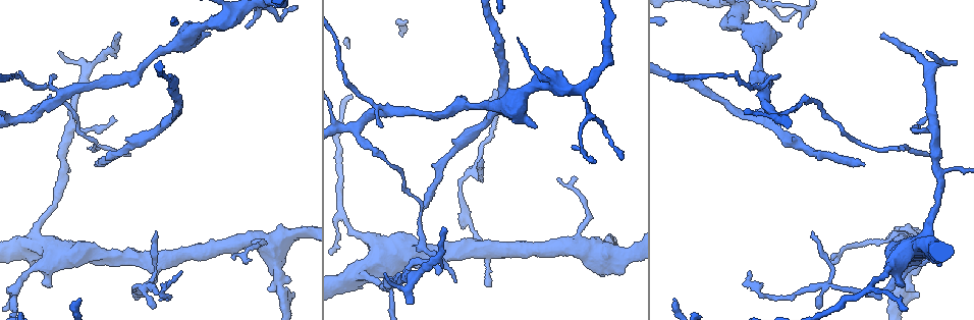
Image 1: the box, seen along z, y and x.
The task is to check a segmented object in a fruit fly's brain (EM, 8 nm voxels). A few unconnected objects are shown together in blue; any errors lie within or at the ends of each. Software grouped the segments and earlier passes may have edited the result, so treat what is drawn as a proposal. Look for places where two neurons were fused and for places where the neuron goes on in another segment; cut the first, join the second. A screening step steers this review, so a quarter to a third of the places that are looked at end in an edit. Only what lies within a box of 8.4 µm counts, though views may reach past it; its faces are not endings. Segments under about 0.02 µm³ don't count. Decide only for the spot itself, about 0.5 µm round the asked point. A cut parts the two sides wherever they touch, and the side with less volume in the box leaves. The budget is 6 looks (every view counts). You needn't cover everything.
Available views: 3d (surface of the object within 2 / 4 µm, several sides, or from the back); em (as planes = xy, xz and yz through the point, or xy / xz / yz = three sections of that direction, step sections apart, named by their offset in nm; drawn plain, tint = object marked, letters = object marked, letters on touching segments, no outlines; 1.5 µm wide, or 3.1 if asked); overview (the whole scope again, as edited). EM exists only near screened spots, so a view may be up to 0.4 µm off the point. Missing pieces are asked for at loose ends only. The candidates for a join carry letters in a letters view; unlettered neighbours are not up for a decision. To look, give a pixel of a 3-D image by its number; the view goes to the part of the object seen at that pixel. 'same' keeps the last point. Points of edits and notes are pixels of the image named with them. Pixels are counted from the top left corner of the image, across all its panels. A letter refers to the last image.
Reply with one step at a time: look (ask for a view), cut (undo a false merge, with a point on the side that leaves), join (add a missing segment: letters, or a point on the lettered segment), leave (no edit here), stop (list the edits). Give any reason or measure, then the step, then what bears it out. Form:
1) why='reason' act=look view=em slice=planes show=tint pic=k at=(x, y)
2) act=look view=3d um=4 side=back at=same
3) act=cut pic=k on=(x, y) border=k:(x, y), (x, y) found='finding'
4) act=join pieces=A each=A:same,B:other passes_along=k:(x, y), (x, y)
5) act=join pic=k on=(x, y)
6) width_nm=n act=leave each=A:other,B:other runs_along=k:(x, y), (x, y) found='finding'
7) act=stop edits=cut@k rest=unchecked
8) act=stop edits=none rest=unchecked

why='free end' act=look view=3d um=4 pic=1 at=(155, 233)

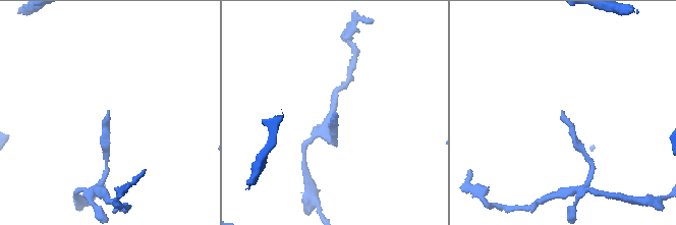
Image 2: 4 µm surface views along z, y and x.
why='need the tissue' act=look view=em slice=planes show=letters pic=2 at=(336, 112)

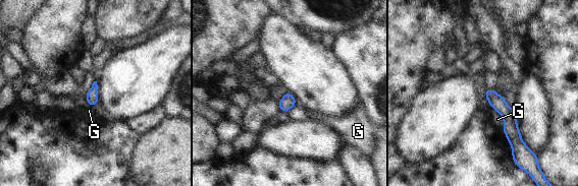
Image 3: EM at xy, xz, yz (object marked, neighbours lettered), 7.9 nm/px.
width_nm=100 longest_contact=G:200nm act=leave each=G:other found='no lettered segment goes on from it'

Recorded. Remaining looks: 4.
why='an open end' act=look view=3d um=4 pic=1 at=(412, 303)

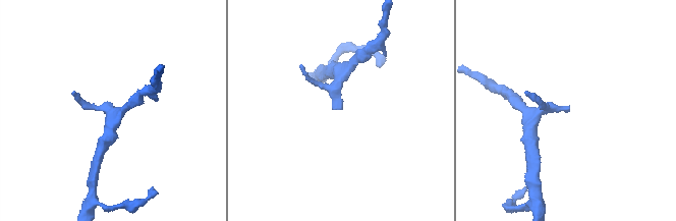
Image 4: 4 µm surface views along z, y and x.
act=look view=em slice=planes show=letters pic=4 at=(568, 107)

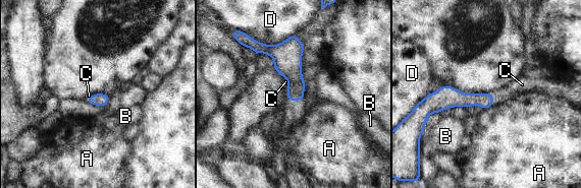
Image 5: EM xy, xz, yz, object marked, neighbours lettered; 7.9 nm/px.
act=join pieces=C each=A:other,B:other,C:same,D:other passes_along=5:(287, 55), (287, 86), (285, 81) found='it goes on there'

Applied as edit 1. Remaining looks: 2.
why='see it whole again' act=look view=overview

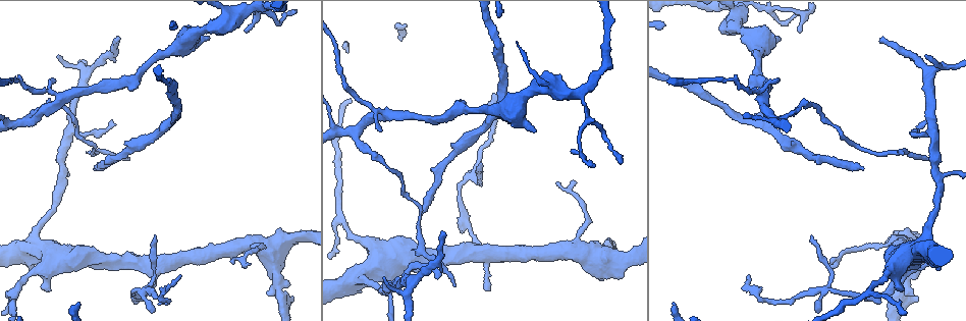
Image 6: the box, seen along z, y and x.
why='branch point' act=look view=em slice=planes show=letters pic=6 at=(763, 99)

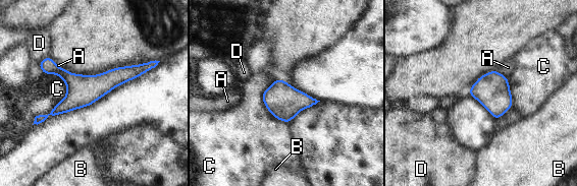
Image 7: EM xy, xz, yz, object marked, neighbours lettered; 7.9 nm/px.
width_nm=260 act=leave each=A:other,B:other,C:other,D:other found='all the same neuron'

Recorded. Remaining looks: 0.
act=stop edits=join@5 rest=unchecked

